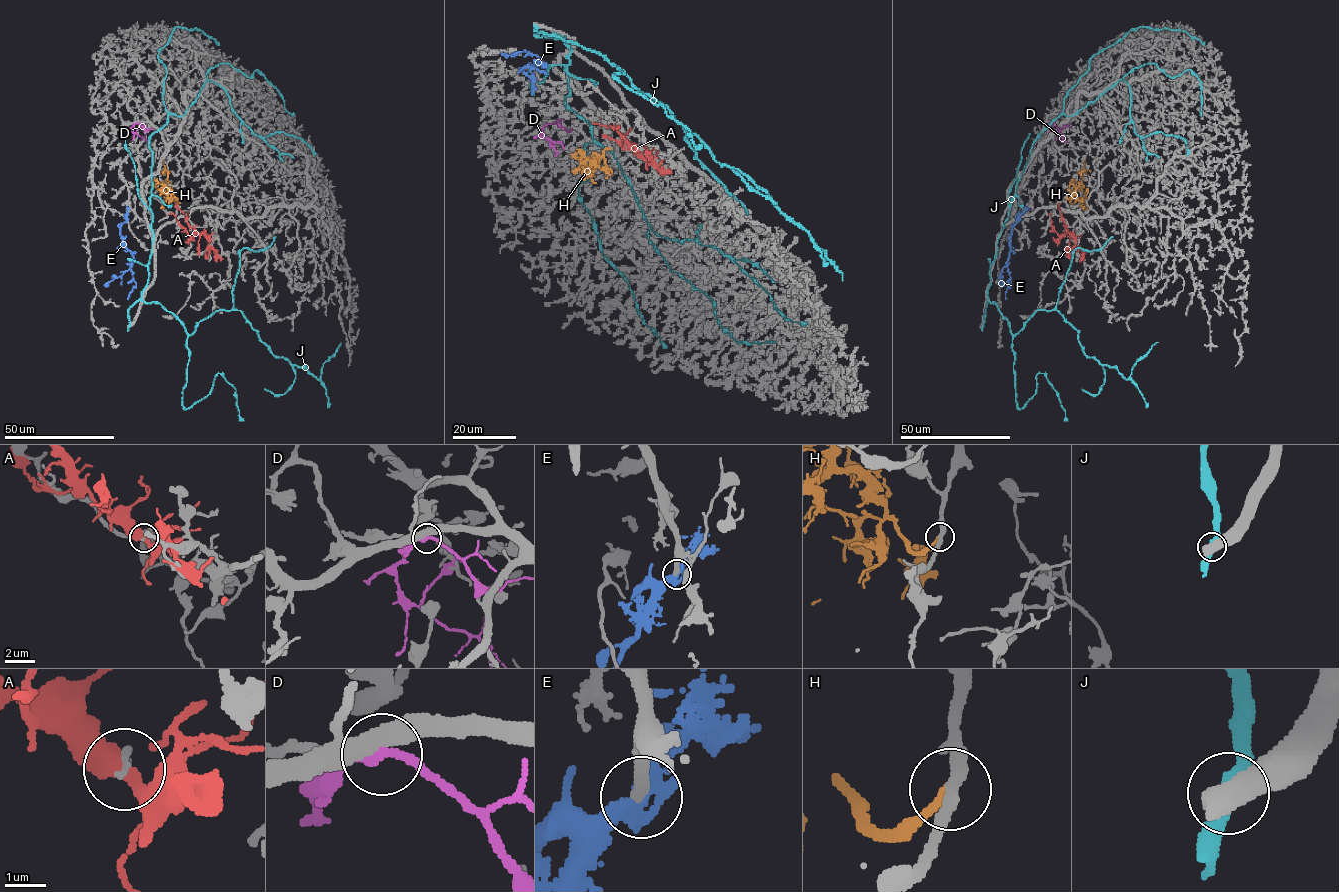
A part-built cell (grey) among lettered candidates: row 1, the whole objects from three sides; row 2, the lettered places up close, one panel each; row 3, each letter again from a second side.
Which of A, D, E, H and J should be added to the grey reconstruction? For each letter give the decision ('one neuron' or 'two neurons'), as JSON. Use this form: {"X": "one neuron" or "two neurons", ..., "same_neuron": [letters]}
{"A": "two neurons", "D": "two neurons", "E": "one neuron", "H": "two neurons", "J": "two neurons", "same_neuron": ["E"]}

